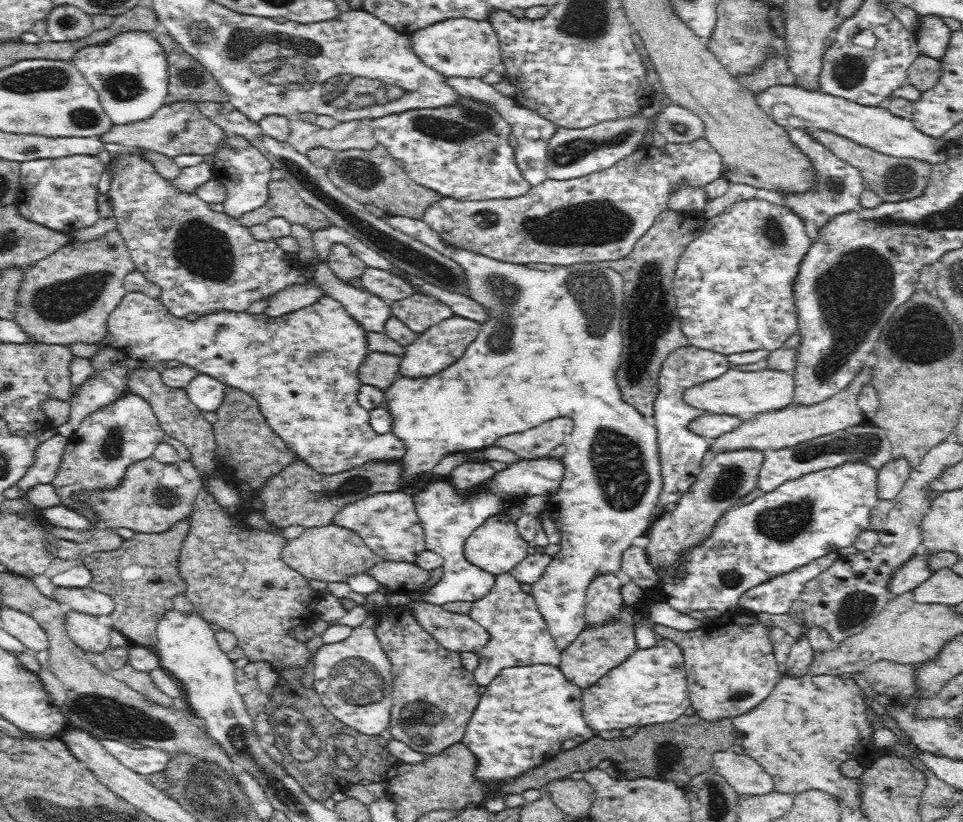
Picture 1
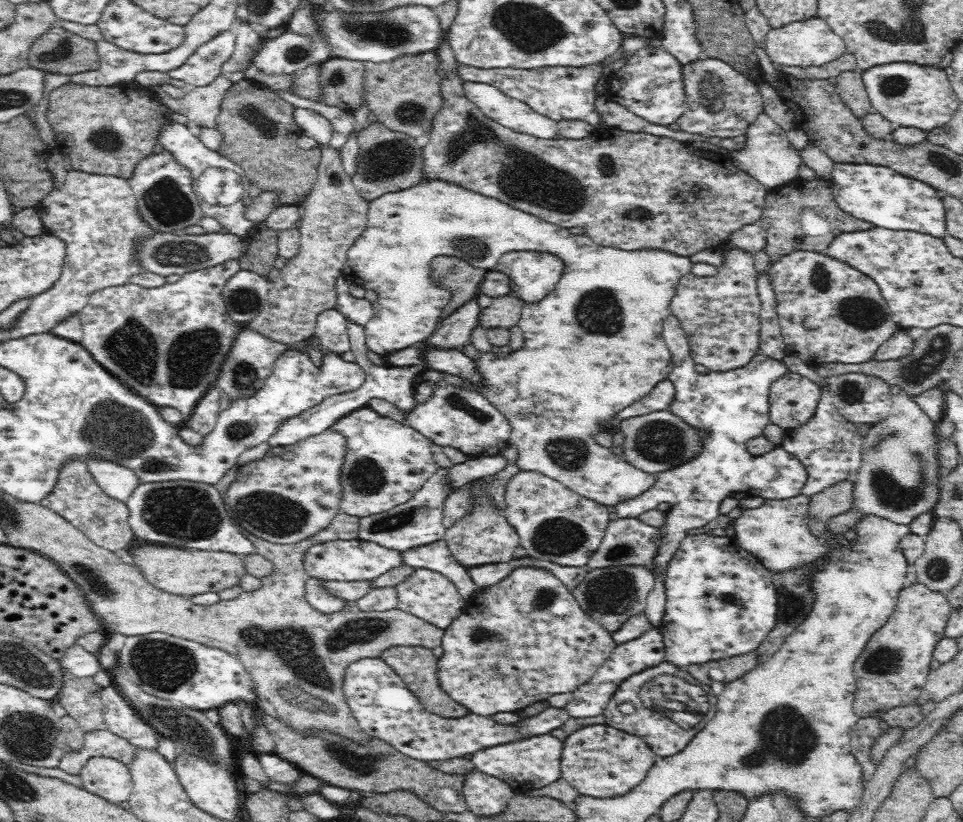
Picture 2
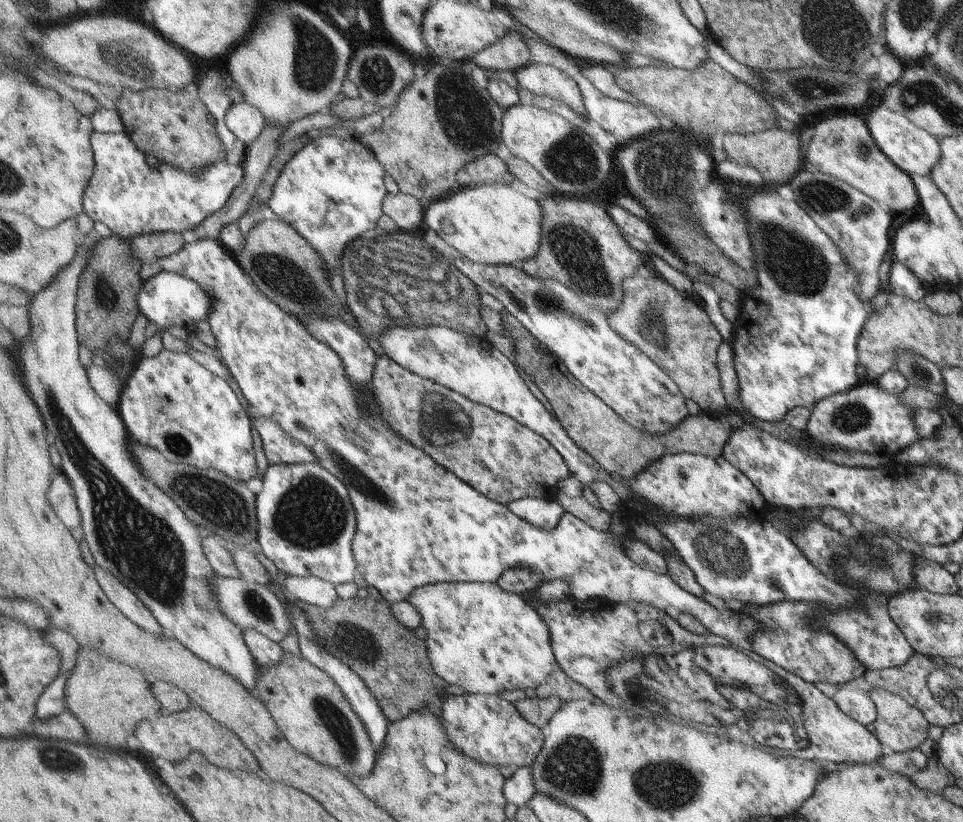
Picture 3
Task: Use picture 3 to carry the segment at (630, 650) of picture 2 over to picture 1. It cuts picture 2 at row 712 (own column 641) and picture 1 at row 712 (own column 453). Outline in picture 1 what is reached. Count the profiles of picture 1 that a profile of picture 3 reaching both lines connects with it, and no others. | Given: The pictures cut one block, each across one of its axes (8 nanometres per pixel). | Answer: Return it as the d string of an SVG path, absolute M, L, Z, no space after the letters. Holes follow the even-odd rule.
M532 665L502 669L481 692L480 703L474 708L460 742L478 757L476 777L484 781L502 781L502 787L504 782L595 735L583 715L583 690L572 684L559 667Z

